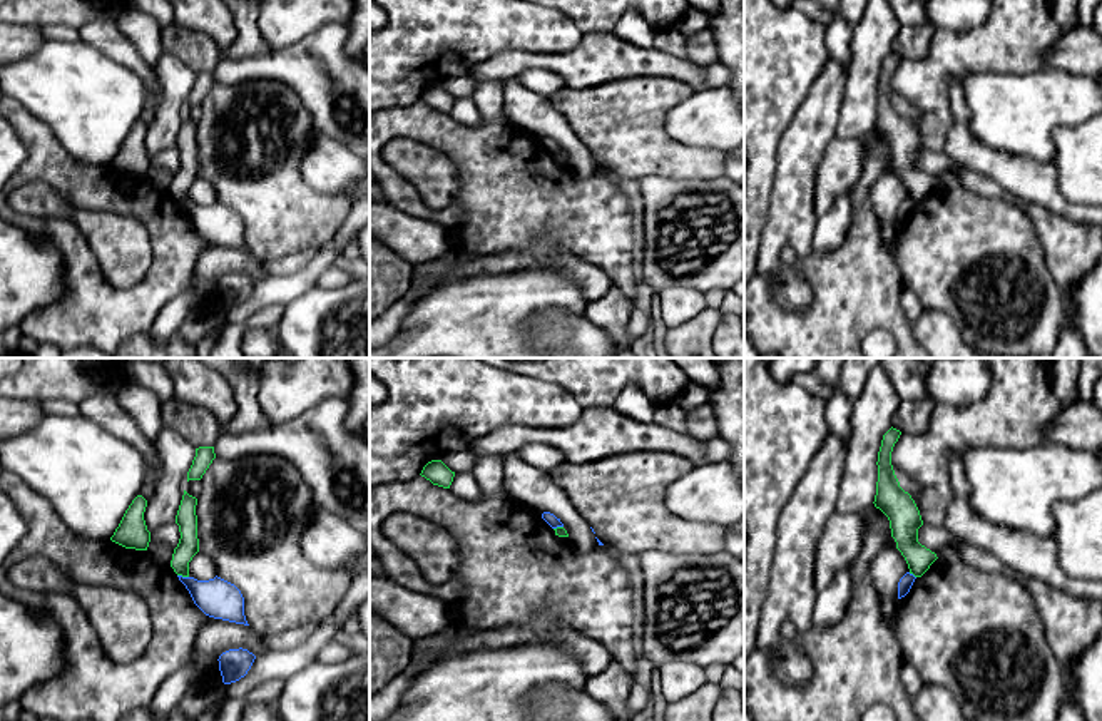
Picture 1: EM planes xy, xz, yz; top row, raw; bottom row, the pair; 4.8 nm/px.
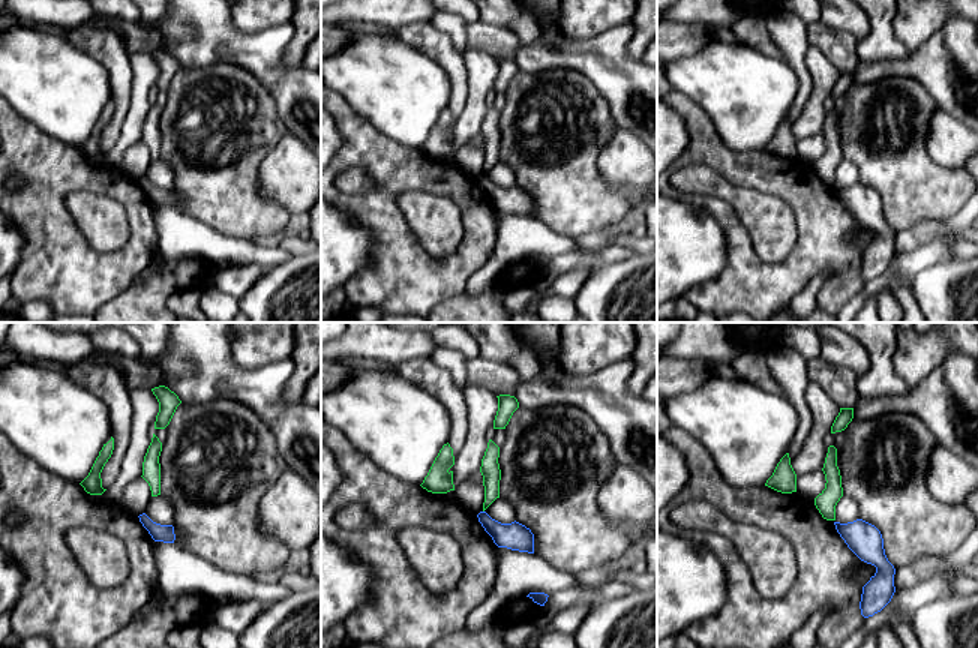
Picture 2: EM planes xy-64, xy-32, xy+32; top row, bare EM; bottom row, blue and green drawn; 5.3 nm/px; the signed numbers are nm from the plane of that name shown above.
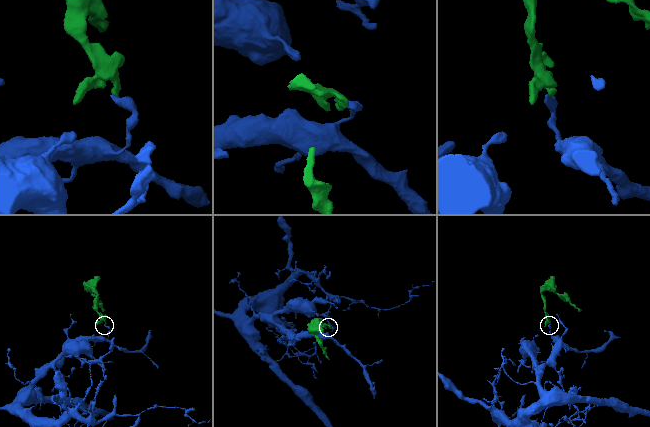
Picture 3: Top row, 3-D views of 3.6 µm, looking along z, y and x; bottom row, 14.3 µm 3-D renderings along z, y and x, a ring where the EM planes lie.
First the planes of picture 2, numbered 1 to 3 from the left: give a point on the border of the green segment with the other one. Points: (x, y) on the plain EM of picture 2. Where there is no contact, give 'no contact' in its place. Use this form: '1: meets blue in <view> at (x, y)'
1: no contact
2: no contact
3: no contact

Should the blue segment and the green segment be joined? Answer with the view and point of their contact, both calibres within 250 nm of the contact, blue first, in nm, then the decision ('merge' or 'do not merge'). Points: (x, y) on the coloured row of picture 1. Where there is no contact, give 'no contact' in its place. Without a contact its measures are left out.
meets blue in xy at (181, 576); 190 nm thick on the blue side, 100 nm on the other; do not merge

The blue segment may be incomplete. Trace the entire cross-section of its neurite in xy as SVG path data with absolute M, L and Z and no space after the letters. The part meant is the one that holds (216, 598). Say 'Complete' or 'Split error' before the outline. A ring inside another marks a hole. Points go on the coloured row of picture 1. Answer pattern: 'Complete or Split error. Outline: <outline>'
Complete. Outline: M217 575L209 580L177 577L206 616L249 626L244 616L244 597L234 584Z

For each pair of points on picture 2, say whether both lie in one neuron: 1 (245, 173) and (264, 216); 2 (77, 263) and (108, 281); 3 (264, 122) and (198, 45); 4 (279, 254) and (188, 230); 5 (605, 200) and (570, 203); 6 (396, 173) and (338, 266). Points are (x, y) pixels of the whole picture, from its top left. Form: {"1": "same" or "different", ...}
{"1": "same", "2": "same", "3": "different", "4": "same", "5": "same", "6": "different"}

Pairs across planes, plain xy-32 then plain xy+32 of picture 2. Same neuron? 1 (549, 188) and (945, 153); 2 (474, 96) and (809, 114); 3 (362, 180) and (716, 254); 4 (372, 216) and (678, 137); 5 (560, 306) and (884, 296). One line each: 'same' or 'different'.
1: different
2: same
3: different
4: different
5: same

